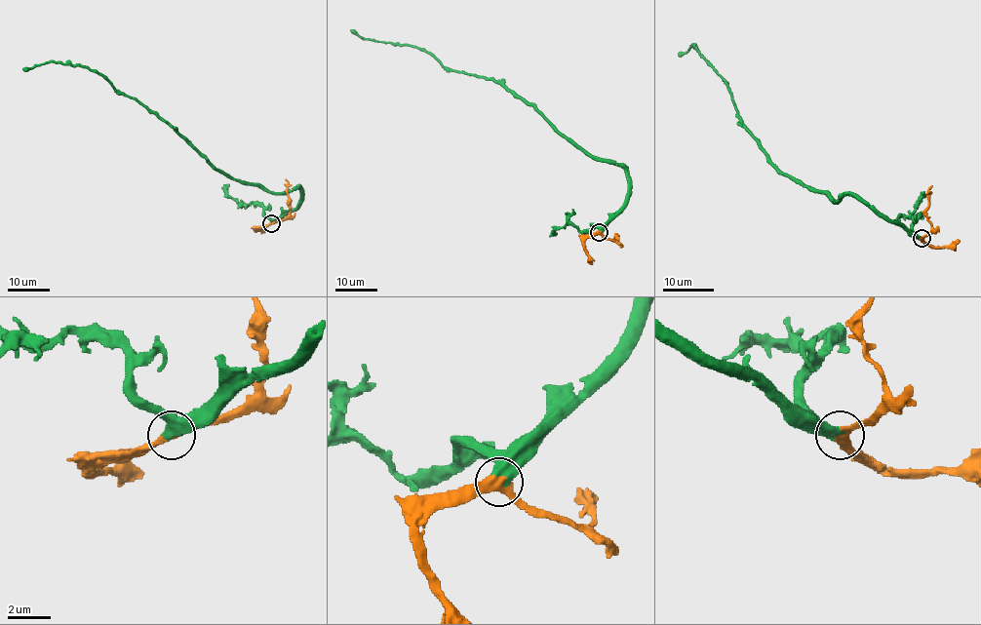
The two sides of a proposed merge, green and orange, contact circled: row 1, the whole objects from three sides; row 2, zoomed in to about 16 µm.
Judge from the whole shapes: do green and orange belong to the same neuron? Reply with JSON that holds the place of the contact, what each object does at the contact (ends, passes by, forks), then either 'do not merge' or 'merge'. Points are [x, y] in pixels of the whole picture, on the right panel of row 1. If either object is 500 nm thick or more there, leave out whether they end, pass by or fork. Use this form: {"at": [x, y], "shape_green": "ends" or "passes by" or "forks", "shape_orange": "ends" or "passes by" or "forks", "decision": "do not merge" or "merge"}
{"at": [922, 238], "decision": "merge"}

